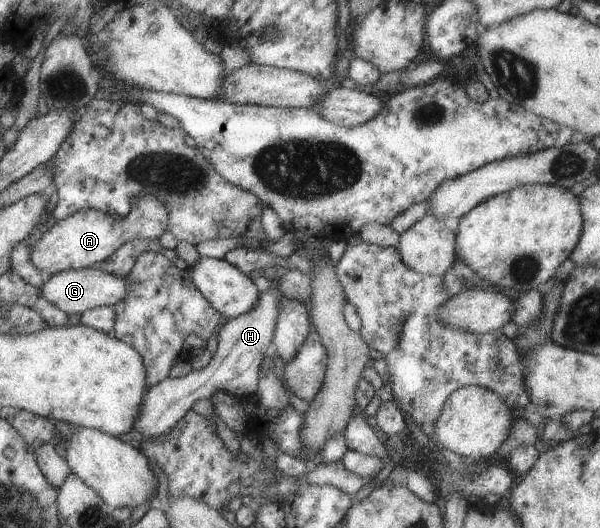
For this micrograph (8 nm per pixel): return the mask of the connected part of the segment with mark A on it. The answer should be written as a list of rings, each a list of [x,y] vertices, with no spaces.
[[[150,194],[134,196],[129,201],[128,213],[125,213],[123,216],[118,215],[116,212],[106,211],[102,213],[90,208],[77,209],[68,217],[58,220],[41,235],[34,247],[30,249],[30,261],[45,278],[59,271],[90,268],[94,264],[110,257],[123,243],[134,238],[157,240],[164,231],[168,230],[167,219],[167,207],[155,195]]]

